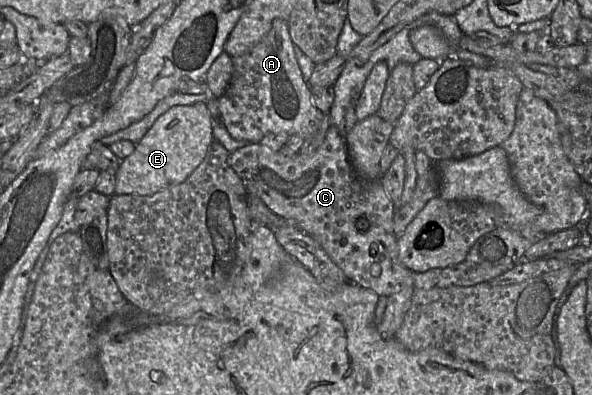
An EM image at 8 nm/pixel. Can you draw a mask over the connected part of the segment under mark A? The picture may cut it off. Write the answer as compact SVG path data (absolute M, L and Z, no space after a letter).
M276 18L270 31L259 43L245 54L232 58L232 77L226 91L218 99L218 104L221 121L234 139L259 143L267 134L279 132L307 138L319 129L324 114L312 101L310 86L303 80L293 48L287 21Z

